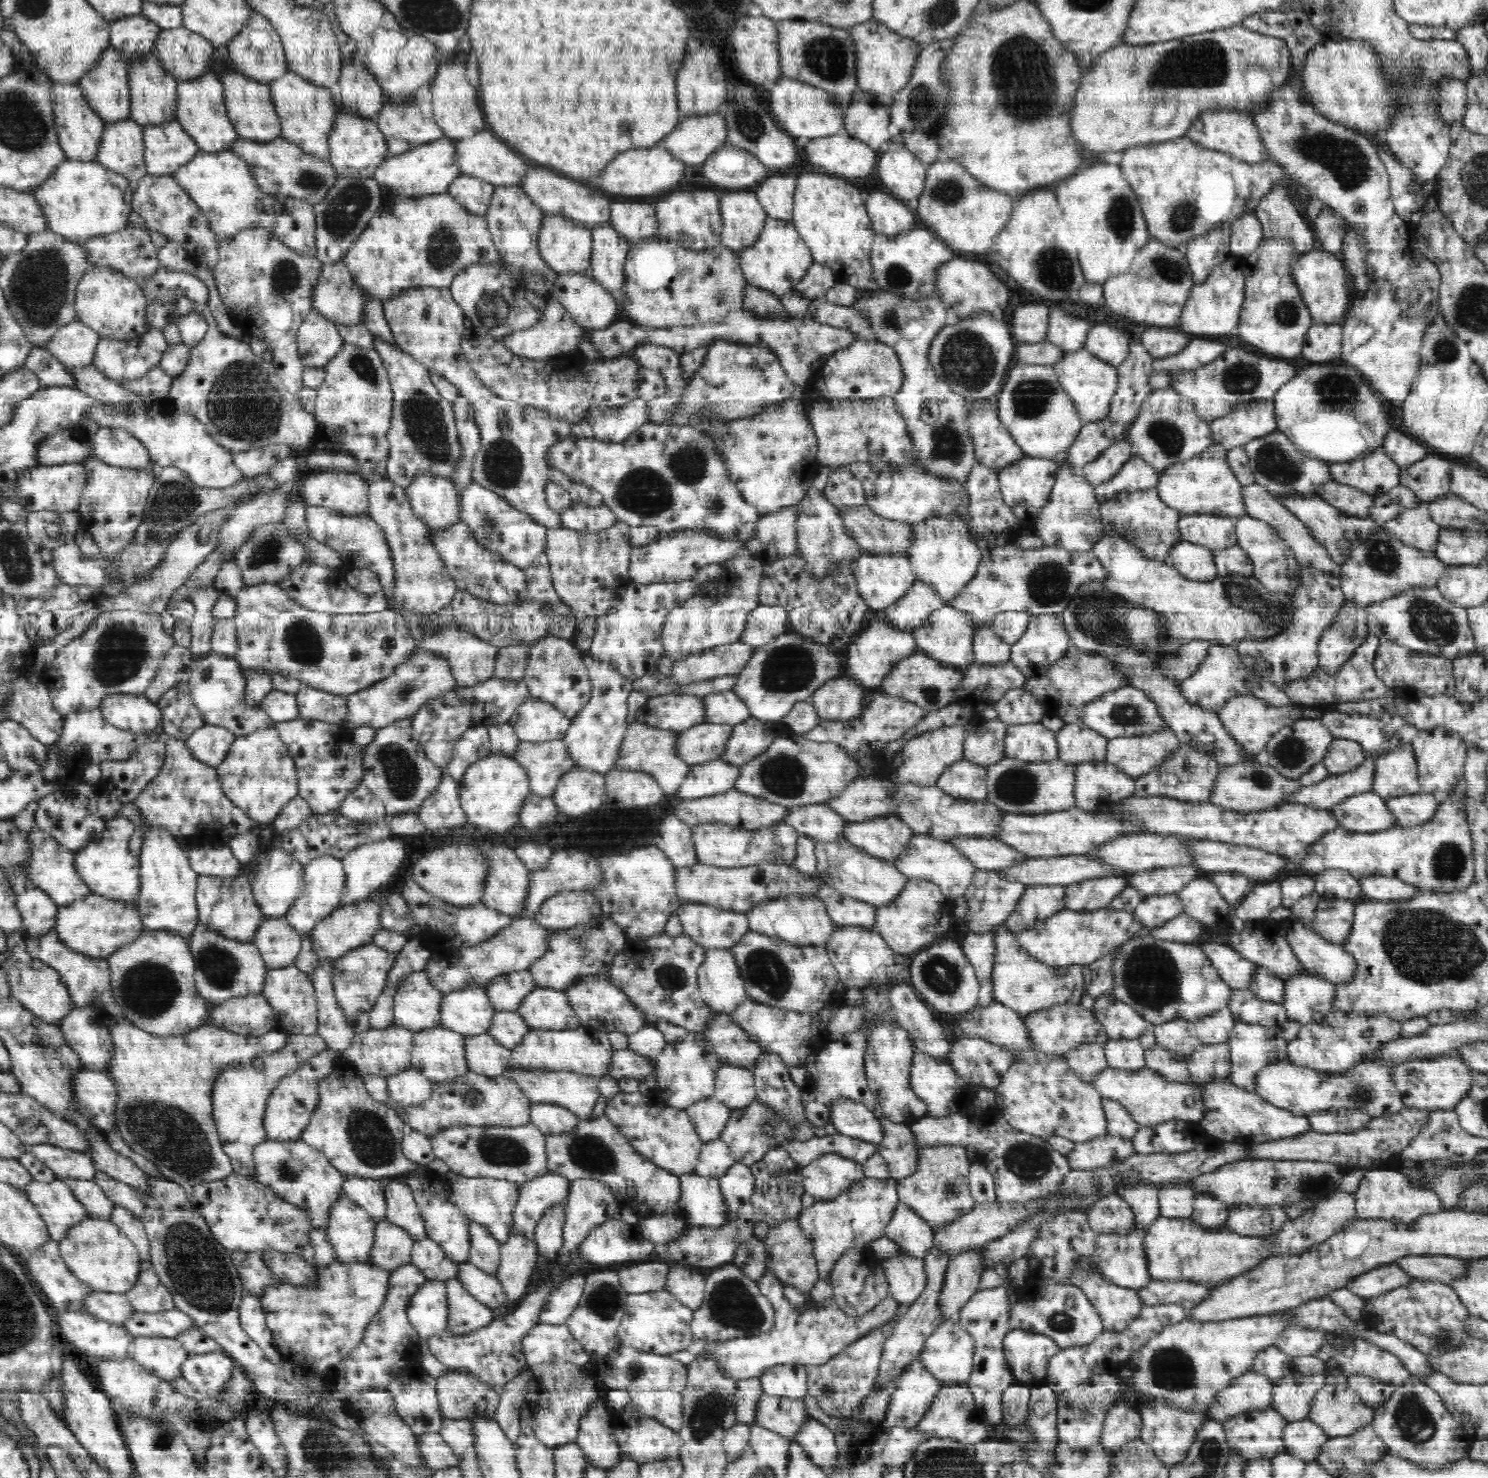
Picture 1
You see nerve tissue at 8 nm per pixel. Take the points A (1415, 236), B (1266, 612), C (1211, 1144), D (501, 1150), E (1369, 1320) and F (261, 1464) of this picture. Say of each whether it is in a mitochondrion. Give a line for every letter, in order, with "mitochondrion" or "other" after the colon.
A: other
B: mitochondrion
C: other
D: mitochondrion
E: other
F: other

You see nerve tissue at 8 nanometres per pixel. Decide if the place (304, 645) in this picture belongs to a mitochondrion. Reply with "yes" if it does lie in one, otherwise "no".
yes

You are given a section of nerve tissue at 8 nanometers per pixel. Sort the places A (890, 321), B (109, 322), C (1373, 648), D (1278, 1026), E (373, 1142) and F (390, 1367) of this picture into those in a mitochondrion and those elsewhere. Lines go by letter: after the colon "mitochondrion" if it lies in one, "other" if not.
A: mitochondrion
B: other
C: other
D: other
E: mitochondrion
F: other

